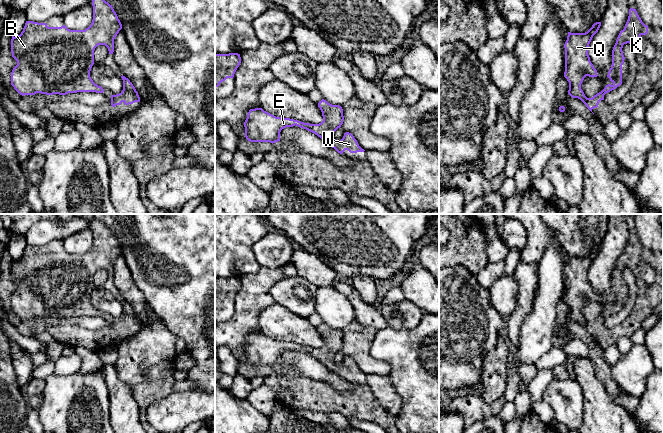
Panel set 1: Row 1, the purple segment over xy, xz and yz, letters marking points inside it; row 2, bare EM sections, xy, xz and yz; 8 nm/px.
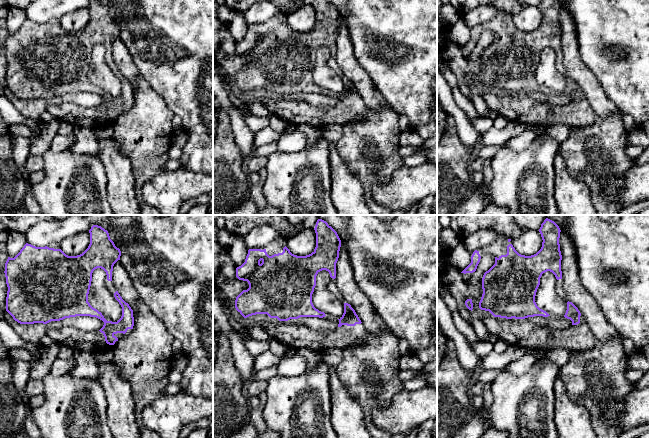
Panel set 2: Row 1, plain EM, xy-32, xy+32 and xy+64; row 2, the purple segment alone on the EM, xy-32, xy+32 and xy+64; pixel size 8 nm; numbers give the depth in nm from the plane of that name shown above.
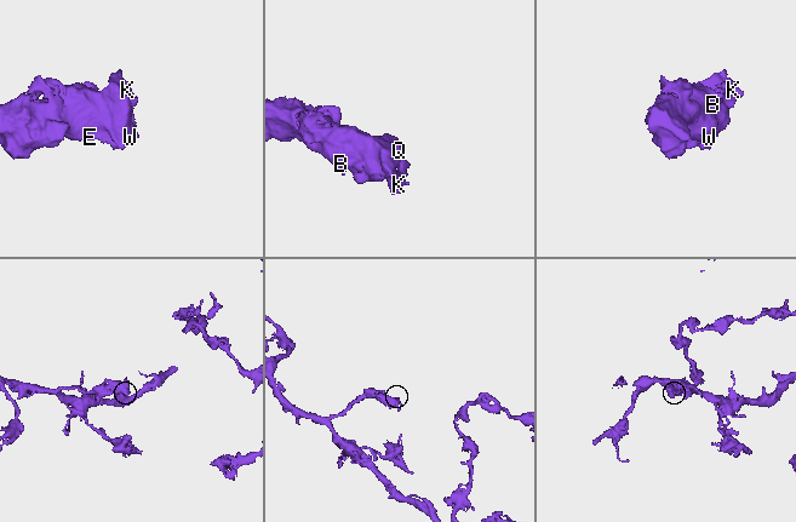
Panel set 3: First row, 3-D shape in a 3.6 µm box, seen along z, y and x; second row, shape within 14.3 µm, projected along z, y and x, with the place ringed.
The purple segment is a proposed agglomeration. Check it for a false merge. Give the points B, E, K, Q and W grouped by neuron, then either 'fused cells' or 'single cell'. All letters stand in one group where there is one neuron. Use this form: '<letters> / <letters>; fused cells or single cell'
B E K Q W; single cell

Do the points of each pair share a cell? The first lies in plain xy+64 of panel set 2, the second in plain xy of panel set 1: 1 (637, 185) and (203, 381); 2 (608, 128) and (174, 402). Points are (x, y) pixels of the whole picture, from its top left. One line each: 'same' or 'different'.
1: different
2: different

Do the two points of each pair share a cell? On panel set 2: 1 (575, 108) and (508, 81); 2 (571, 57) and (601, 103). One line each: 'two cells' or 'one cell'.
1: one cell
2: one cell

